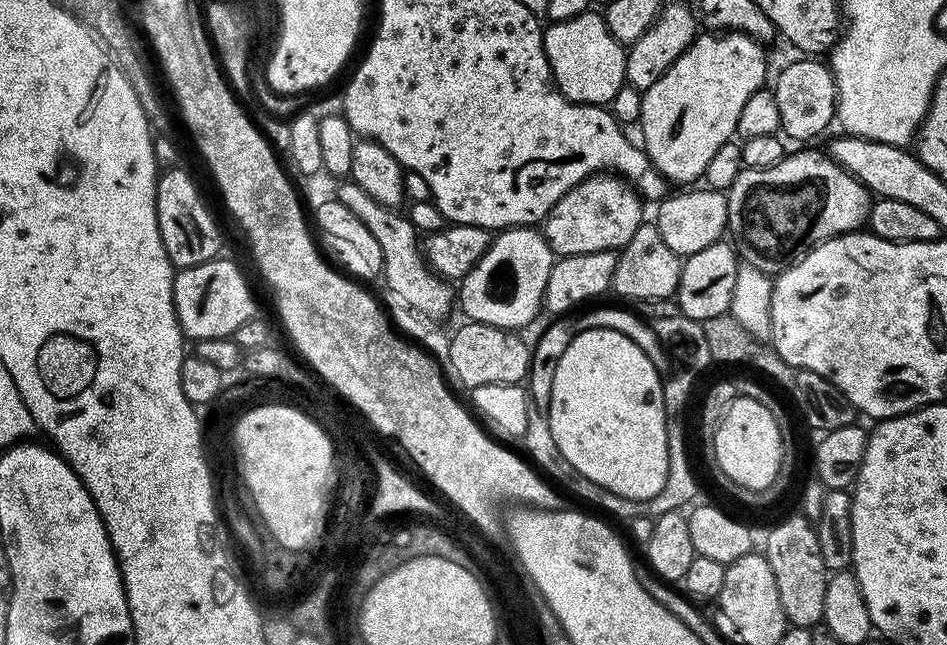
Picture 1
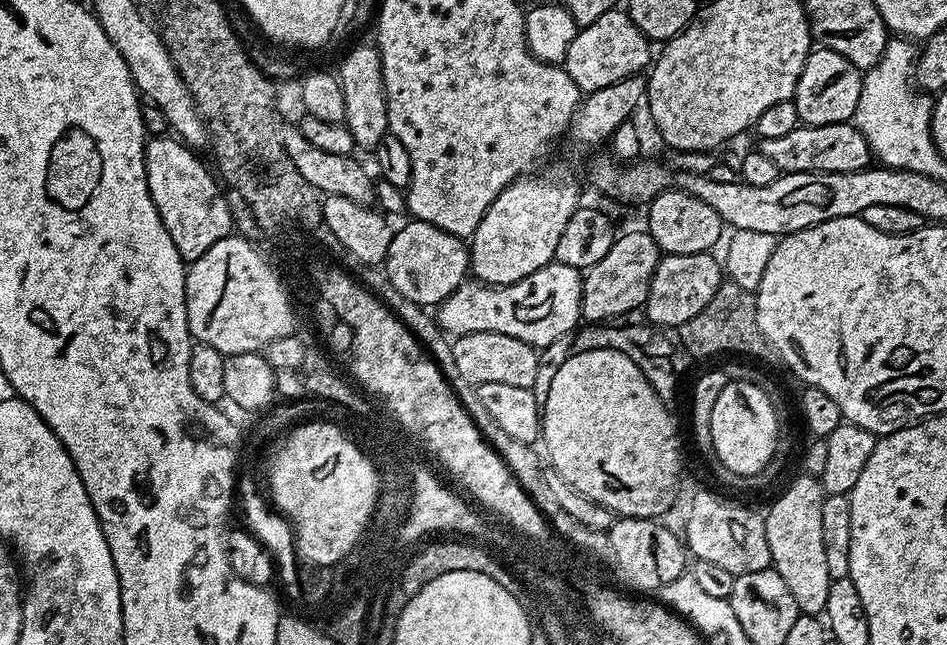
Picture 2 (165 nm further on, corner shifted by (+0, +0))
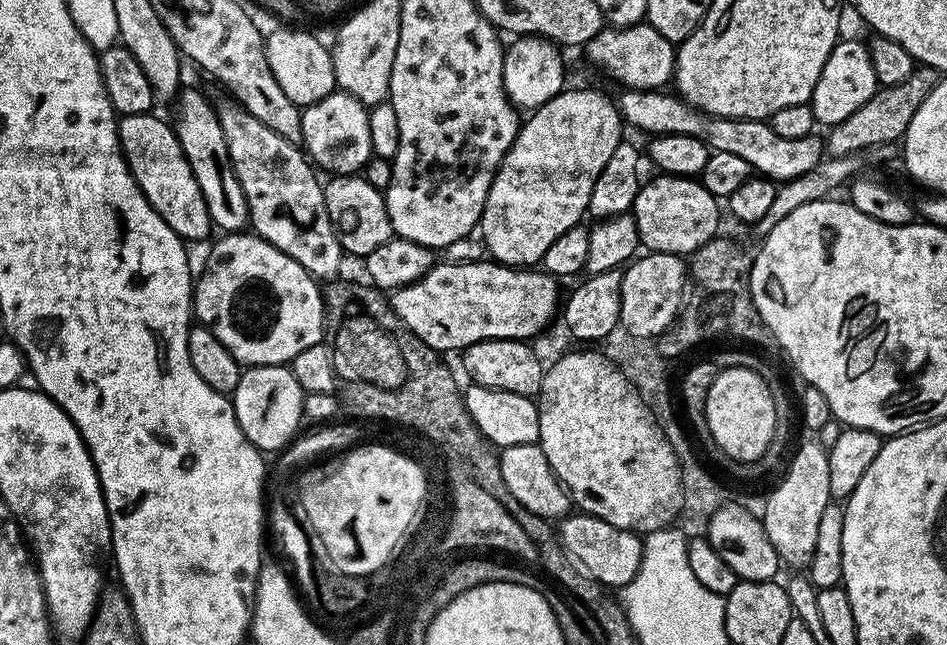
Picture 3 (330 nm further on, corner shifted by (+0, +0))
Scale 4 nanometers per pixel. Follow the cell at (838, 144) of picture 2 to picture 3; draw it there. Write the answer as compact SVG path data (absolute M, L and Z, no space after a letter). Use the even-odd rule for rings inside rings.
M624 90L618 96L618 107L621 117L629 129L641 128L647 134L690 134L690 138L698 138L712 152L725 152L743 158L753 173L768 177L773 182L783 182L798 178L798 174L806 174L806 170L814 170L826 152L826 144L819 135L806 138L782 138L774 134L772 127L762 120L735 120L725 116L712 116L702 112L692 104L685 102L679 94L663 96L660 90L641 92Z

